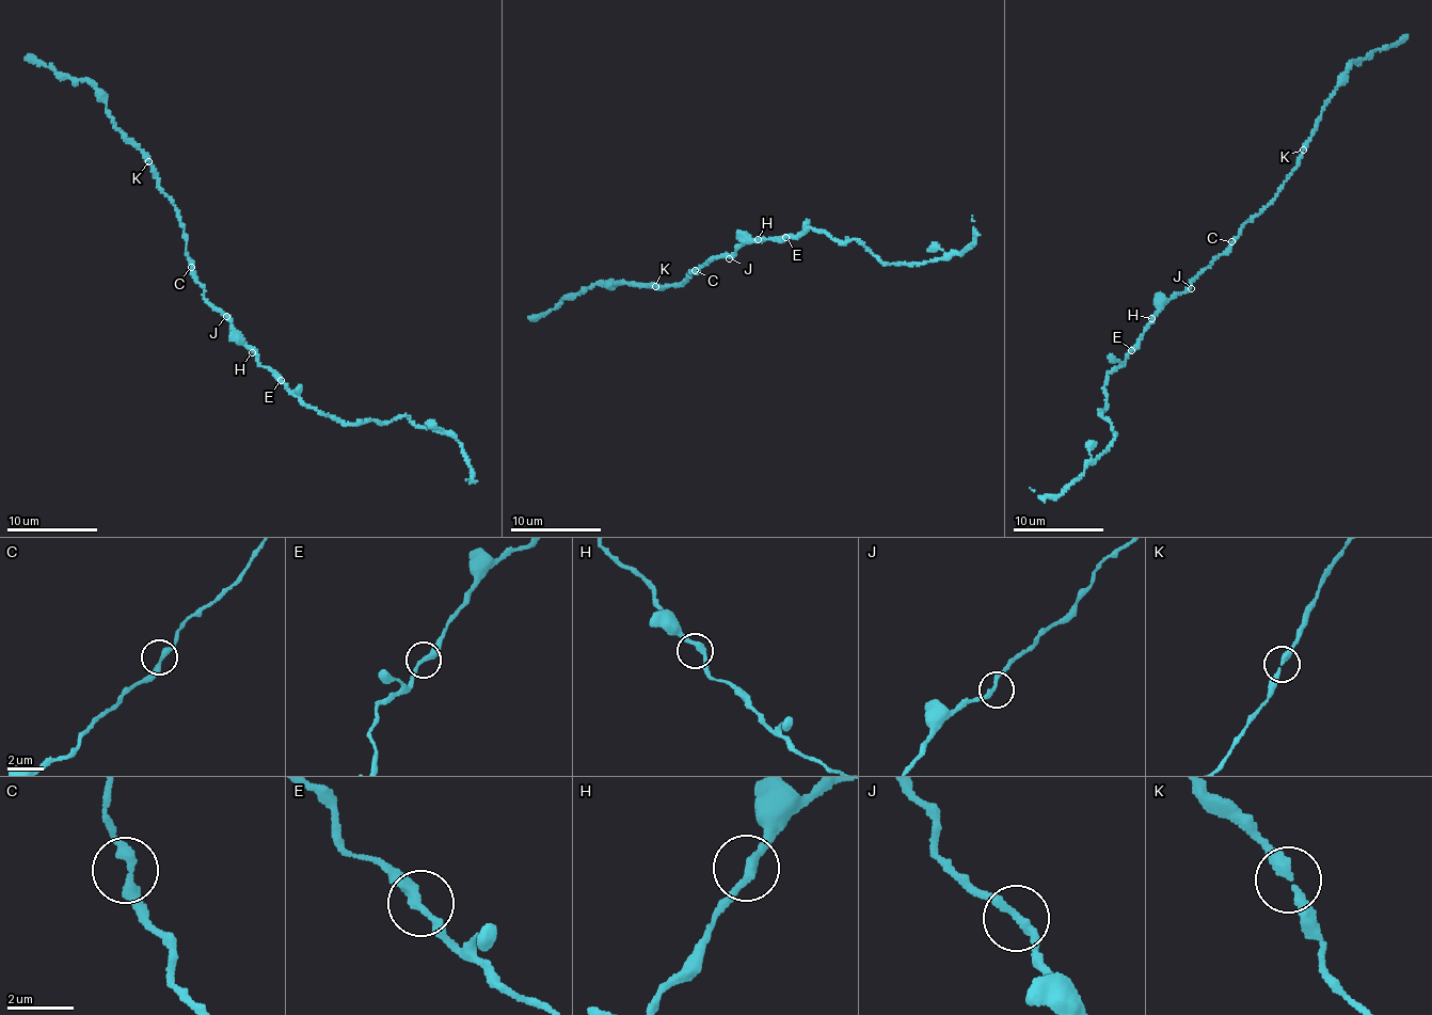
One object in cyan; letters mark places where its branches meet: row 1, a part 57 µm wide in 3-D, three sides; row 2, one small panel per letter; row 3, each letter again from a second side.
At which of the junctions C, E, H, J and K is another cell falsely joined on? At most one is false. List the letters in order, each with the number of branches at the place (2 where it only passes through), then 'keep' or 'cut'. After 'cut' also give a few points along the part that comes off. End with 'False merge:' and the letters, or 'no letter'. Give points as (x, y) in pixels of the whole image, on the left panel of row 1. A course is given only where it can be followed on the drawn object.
C: branches 2; keep
E: branches 2; keep
H: branches 2; keep
J: branches 2; keep
K: branches 2; keep
False merge: no letter

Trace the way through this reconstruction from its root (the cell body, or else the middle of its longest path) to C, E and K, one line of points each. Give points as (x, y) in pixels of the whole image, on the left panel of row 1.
C: (225, 315), (209, 305), (191, 267)
E: (225, 315), (263, 366), (275, 370), (281, 380)
K: (225, 315), (212, 310), (204, 296), (204, 289), (186, 252), (188, 237), (180, 218), (149, 161)

